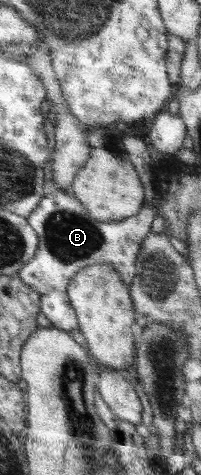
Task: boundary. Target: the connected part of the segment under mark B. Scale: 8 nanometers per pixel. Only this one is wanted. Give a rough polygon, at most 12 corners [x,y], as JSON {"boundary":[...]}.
{"boundary":[[69,190],[26,218],[39,237],[21,282],[45,324],[79,330],[68,296],[85,267],[136,276],[158,209],[99,221]]}

